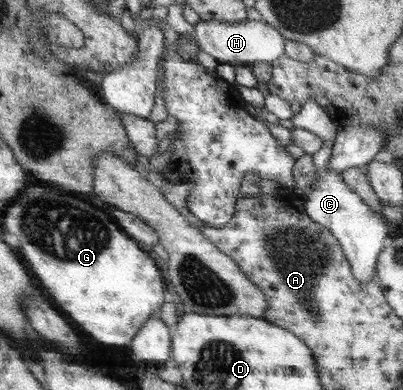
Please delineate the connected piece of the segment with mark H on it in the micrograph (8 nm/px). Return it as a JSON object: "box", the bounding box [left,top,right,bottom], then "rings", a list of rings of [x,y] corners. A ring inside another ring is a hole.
{"box":[193,19,286,66],"rings":[[[248,19],[241,22],[204,20],[195,24],[193,34],[199,48],[208,52],[219,63],[250,66],[254,62],[274,62],[285,54],[286,38],[264,20]]]}

